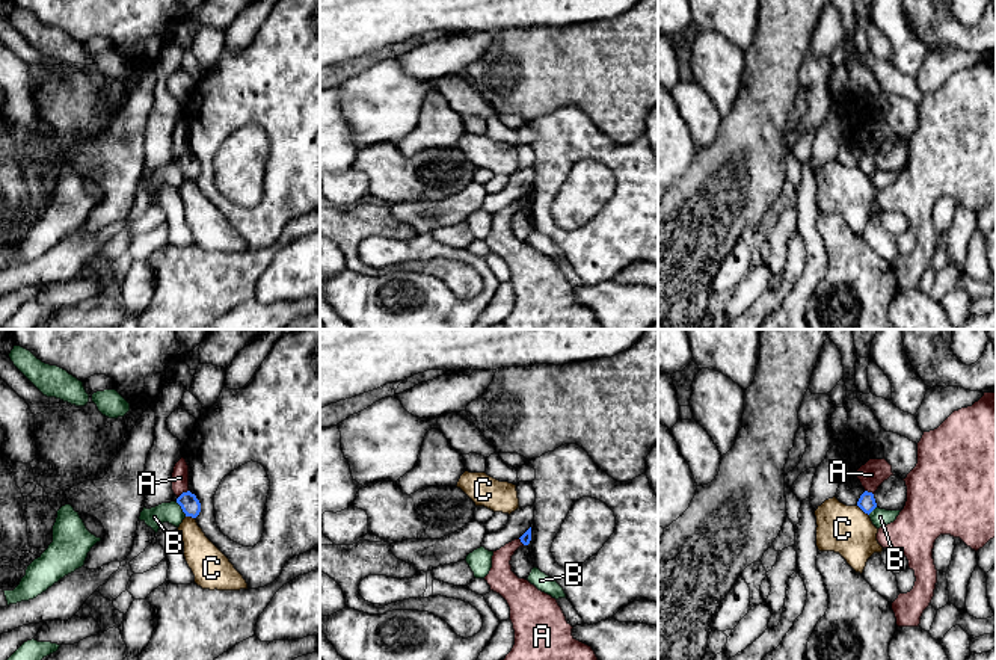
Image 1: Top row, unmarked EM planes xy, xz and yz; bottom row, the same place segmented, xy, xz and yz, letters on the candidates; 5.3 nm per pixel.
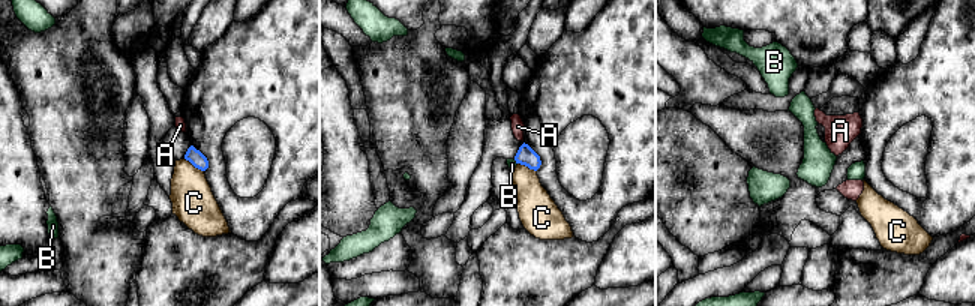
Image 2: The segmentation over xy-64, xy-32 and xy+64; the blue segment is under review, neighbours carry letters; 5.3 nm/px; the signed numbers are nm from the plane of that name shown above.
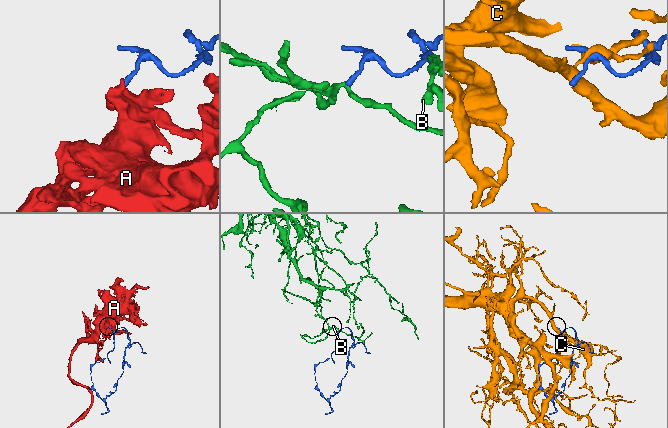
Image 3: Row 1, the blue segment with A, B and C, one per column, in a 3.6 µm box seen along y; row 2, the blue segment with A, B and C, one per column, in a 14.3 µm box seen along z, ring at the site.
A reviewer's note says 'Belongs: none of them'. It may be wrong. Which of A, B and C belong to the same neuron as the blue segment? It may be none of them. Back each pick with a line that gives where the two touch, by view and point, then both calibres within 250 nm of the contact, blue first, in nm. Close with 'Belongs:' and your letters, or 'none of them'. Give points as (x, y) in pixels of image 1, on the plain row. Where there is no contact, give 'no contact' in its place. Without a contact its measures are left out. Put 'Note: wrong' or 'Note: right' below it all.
Belongs: none of them
Note: right

